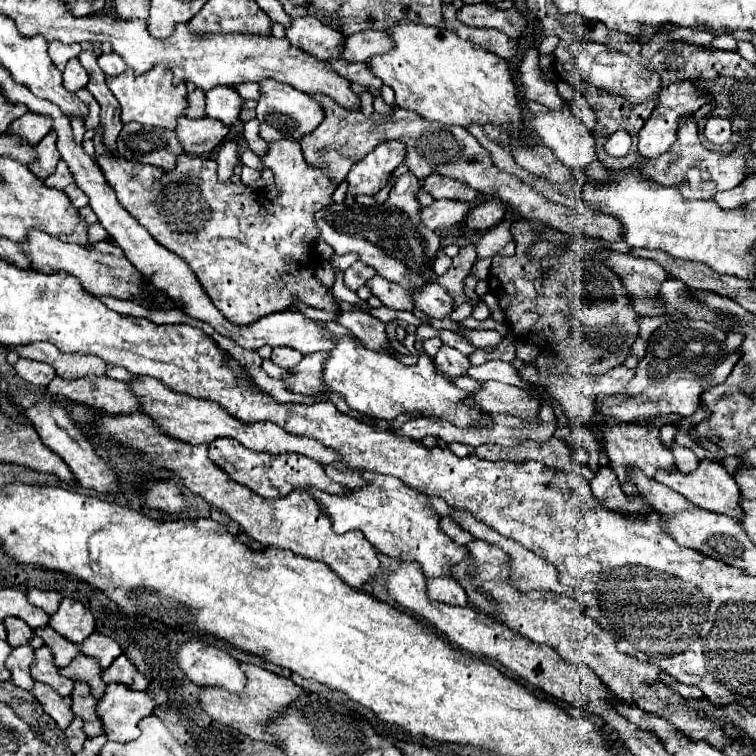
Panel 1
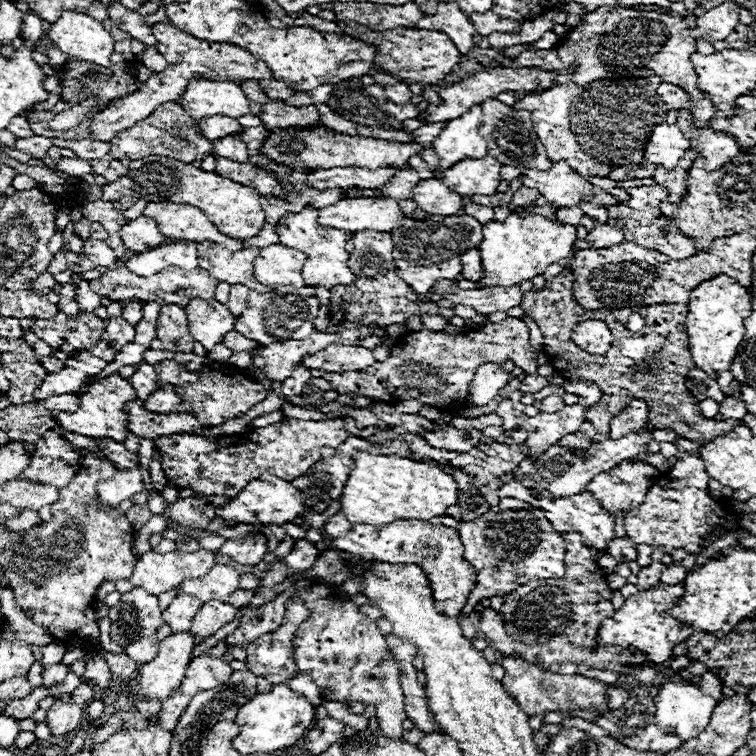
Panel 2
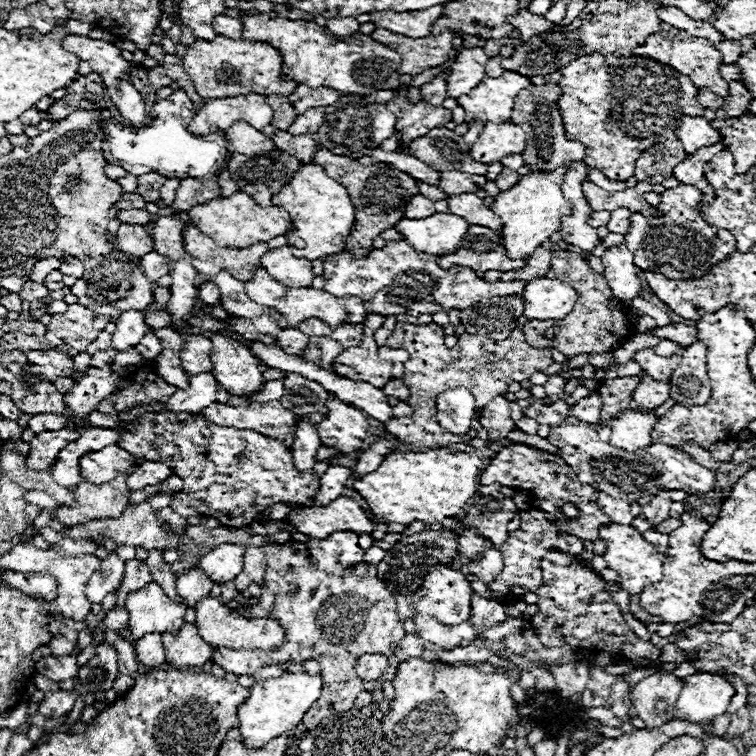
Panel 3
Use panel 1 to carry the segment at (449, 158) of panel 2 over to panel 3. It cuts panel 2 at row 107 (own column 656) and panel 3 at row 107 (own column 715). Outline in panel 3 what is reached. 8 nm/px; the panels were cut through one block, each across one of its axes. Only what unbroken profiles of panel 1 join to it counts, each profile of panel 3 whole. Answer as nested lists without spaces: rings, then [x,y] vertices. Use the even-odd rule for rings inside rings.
[[[504,72],[500,78],[484,78],[482,84],[474,88],[474,92],[457,99],[458,104],[466,112],[466,120],[458,124],[454,132],[460,136],[466,134],[474,120],[484,120],[494,124],[508,122],[514,96],[526,86],[530,86],[530,80],[516,72]]]

